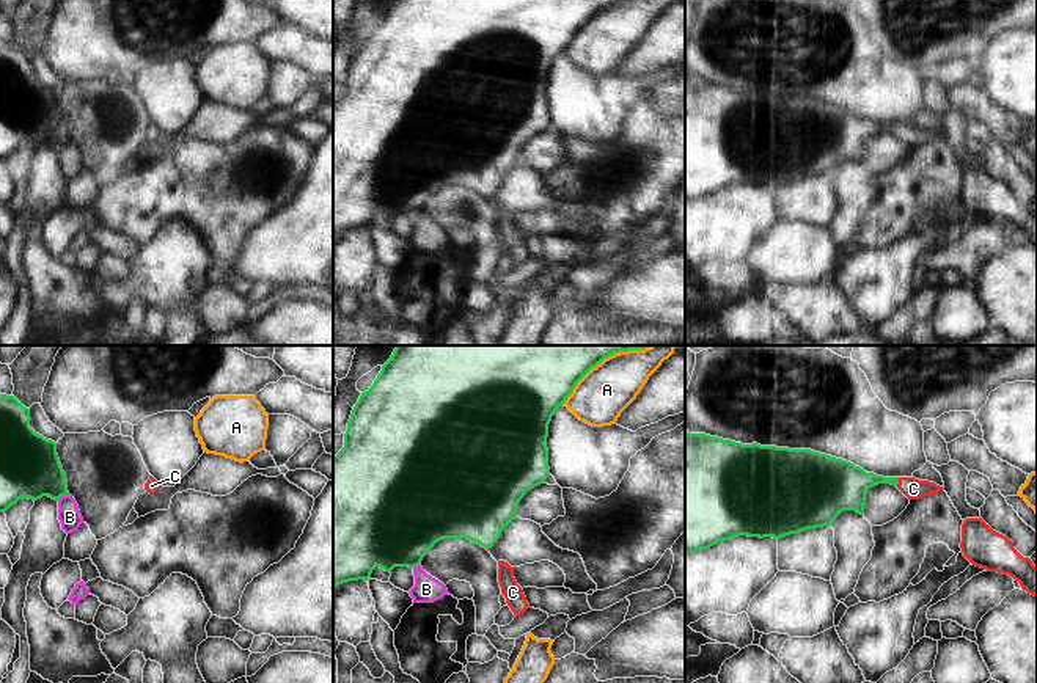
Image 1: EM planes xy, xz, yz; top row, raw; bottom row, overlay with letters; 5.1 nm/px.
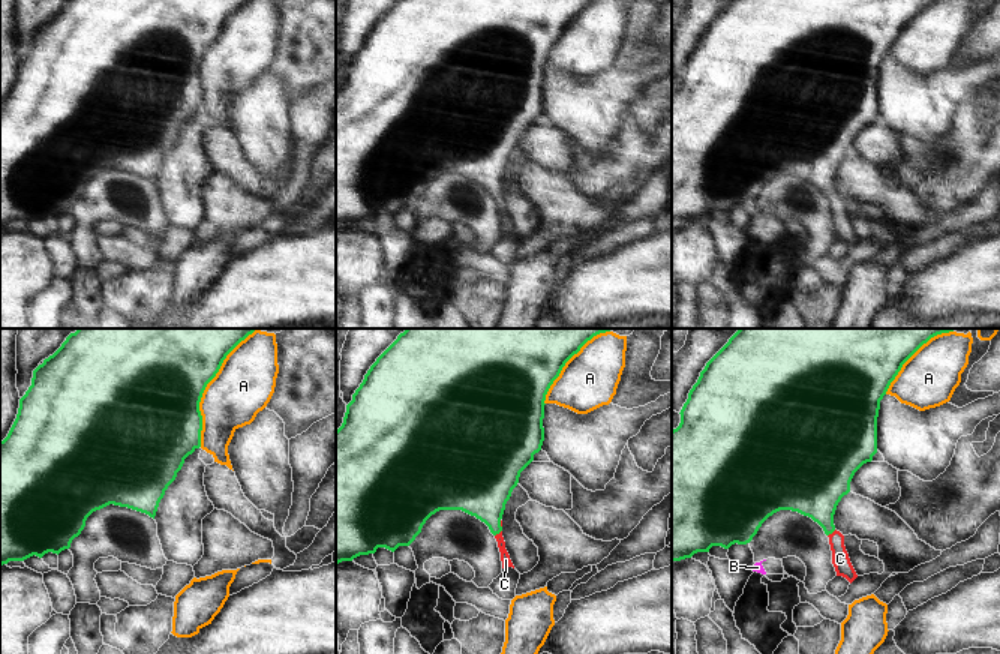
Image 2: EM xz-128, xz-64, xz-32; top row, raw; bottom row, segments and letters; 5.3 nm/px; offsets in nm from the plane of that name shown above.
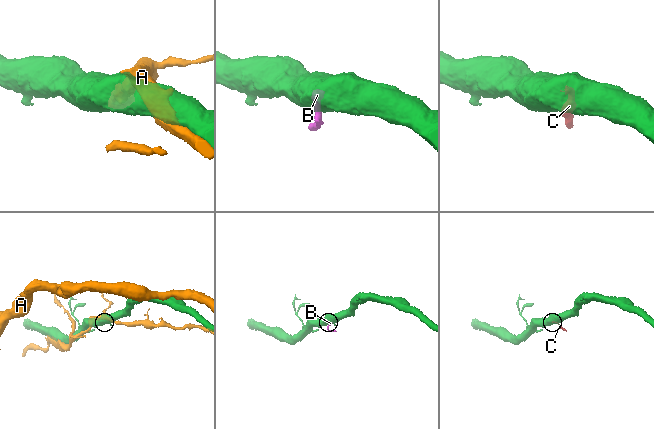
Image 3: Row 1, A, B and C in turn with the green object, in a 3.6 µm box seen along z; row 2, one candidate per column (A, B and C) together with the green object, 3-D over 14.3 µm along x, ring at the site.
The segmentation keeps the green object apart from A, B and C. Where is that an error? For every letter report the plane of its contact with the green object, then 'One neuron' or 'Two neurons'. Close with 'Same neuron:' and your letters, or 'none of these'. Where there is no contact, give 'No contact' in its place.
A: Touches green in xz. Two neurons
B: Touches green in xy. Two neurons
C: Touches green in yz. One neuron
Same neuron: C.

